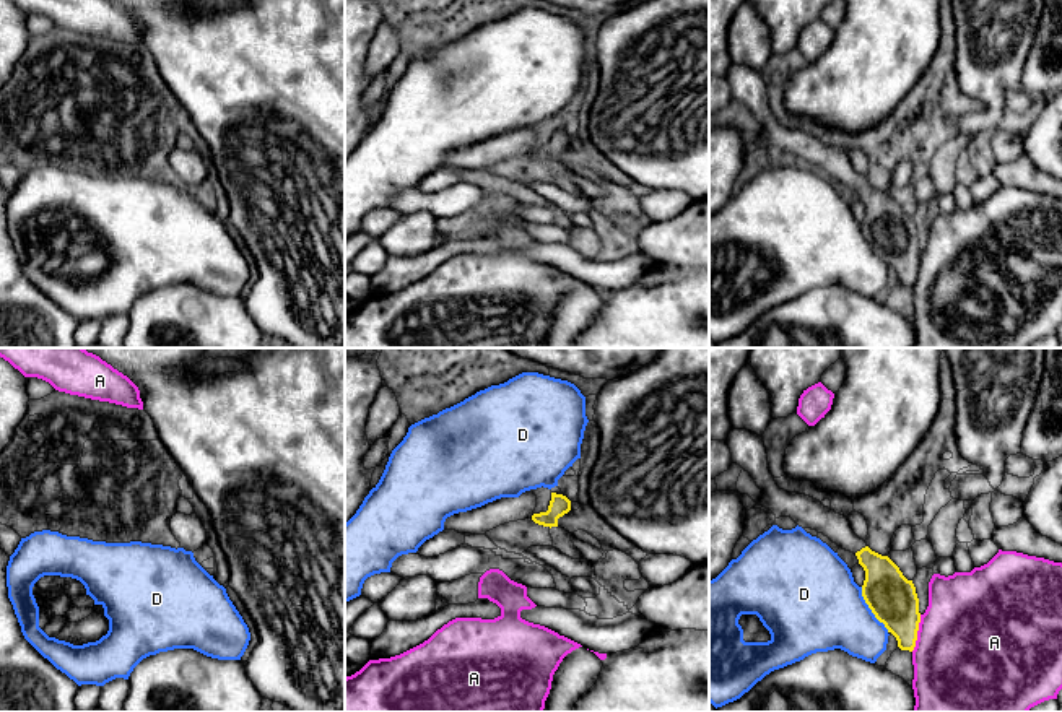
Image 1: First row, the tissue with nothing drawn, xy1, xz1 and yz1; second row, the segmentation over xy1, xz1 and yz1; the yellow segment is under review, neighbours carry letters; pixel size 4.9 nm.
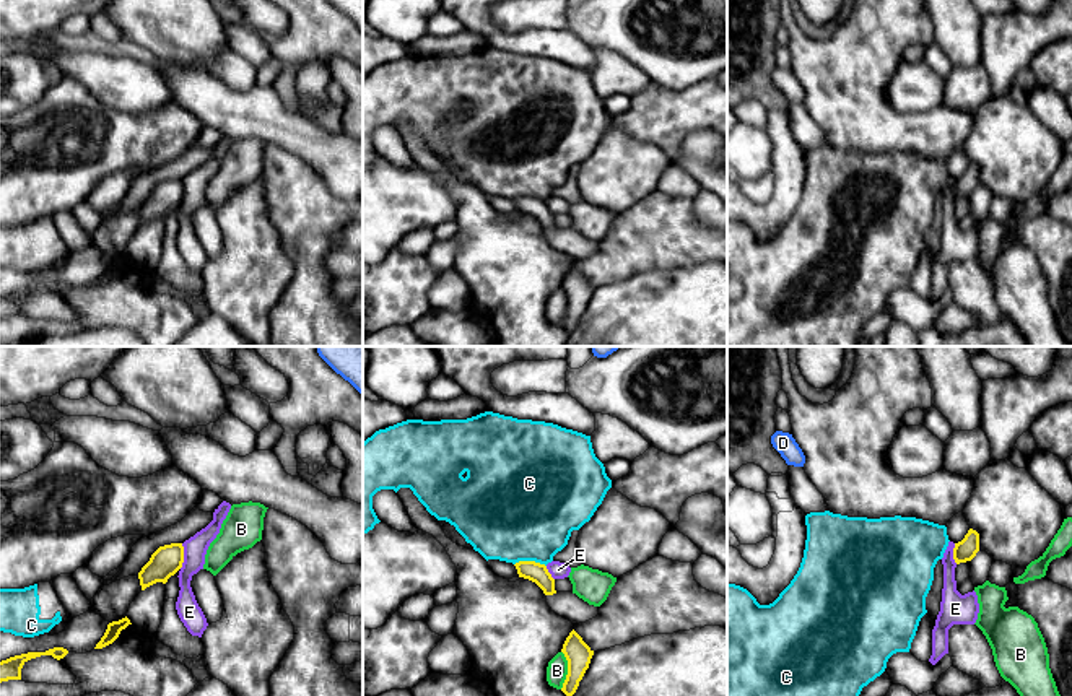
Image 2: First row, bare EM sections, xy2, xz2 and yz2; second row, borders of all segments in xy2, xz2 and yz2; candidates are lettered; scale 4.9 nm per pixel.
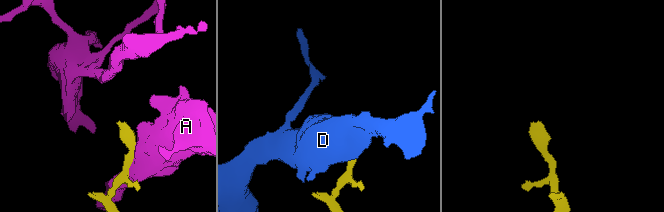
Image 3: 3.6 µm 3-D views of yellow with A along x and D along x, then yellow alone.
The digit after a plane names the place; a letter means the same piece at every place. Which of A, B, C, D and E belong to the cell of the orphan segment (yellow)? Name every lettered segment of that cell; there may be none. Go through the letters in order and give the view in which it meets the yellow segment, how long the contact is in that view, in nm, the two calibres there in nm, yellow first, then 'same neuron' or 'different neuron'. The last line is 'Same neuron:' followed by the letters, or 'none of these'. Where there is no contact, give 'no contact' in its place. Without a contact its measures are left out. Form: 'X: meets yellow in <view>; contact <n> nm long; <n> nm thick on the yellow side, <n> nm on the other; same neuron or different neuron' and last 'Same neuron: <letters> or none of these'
A: meets yellow in yz1; contact 190 nm long; 240 nm thick on the yellow side, 480 nm on the other; different neuron
B: meets yellow in xz2; contact 190 nm long; 130 nm thick on the yellow side, 110 nm on the other; different neuron
C: meets yellow in xz2; contact 160 nm long; 100 nm thick on the yellow side, 500 nm on the other; different neuron
D: meets yellow in yz1; contact 260 nm long; 240 nm thick on the yellow side, 420 nm on the other; different neuron
E: meets yellow in xy2; contact 130 nm long; 150 nm thick on the yellow side, 110 nm on the other; different neuron
Same neuron: none of these

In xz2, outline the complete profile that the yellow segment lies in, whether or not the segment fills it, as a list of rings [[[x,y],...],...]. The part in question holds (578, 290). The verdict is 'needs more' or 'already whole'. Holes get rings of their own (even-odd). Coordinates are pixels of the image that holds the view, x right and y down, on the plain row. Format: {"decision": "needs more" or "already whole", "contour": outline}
{"decision": "already whole", "contour": [[[573,265],[569,272],[566,273],[561,288],[564,289],[568,296],[568,311],[563,319],[561,327],[568,333],[571,333],[576,328],[586,306],[589,304],[594,286]]]}

